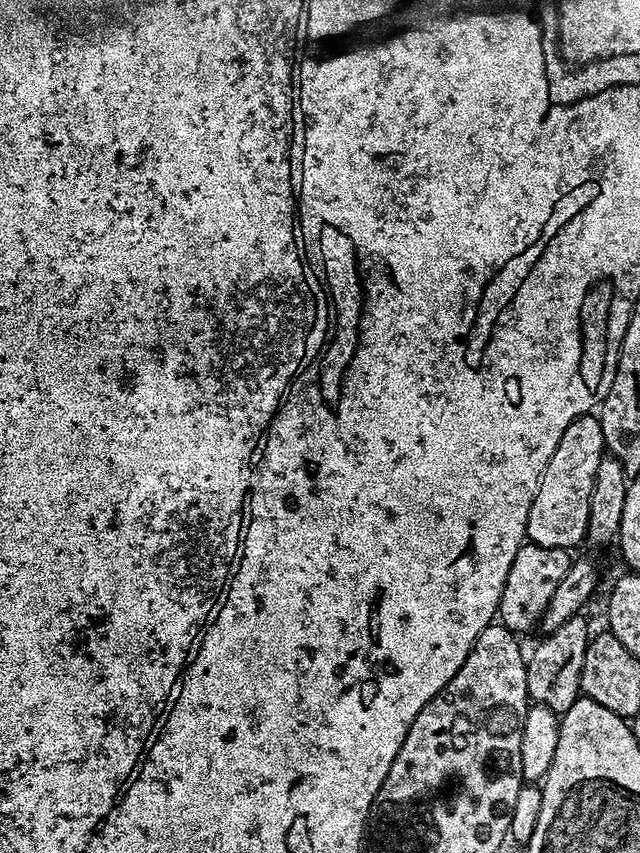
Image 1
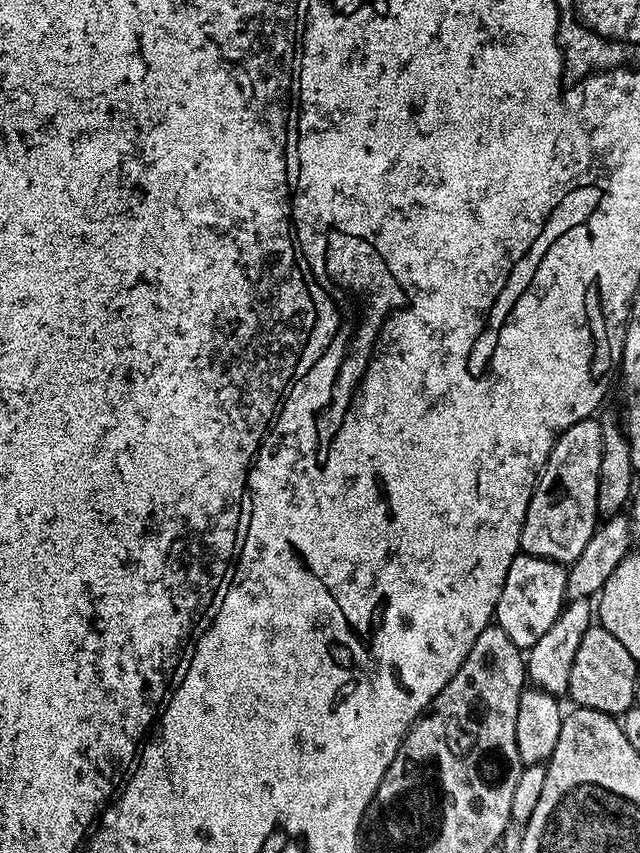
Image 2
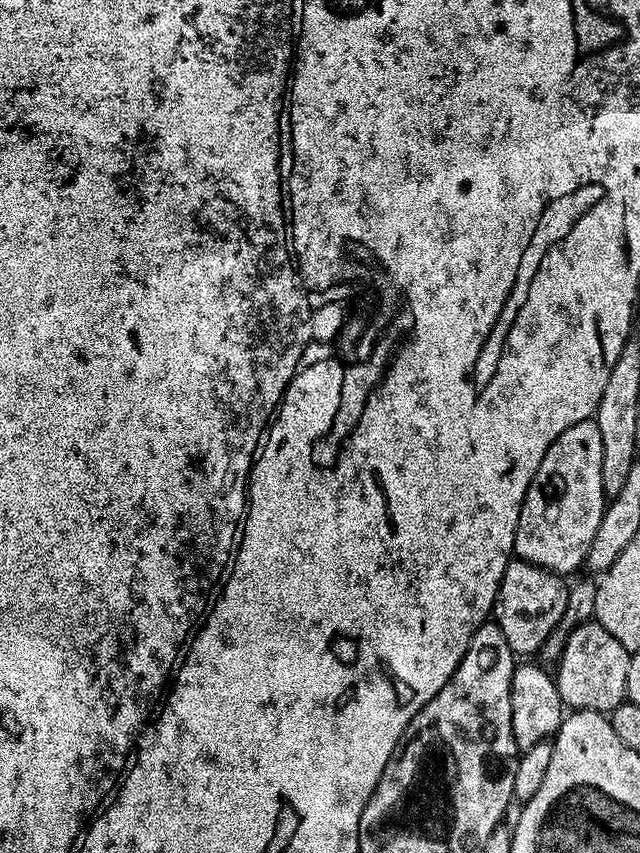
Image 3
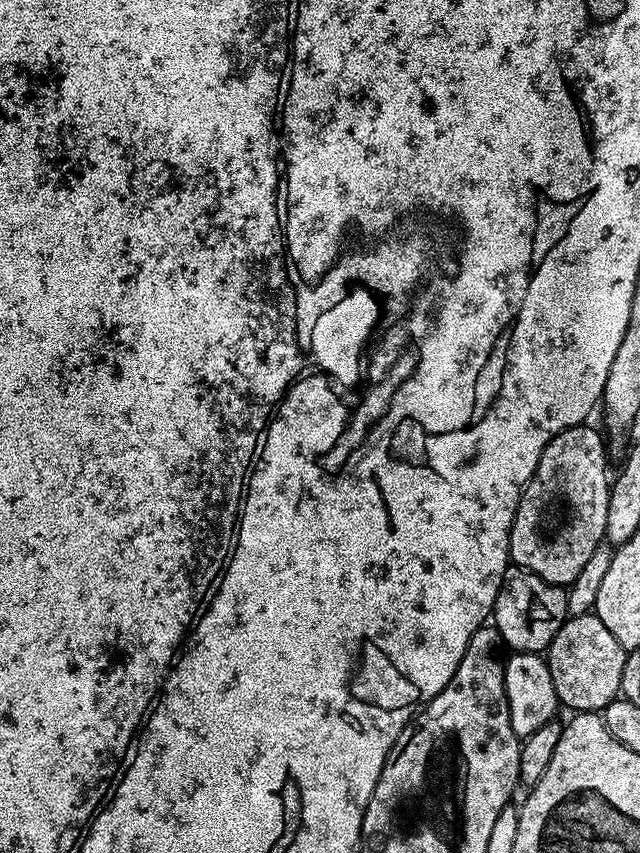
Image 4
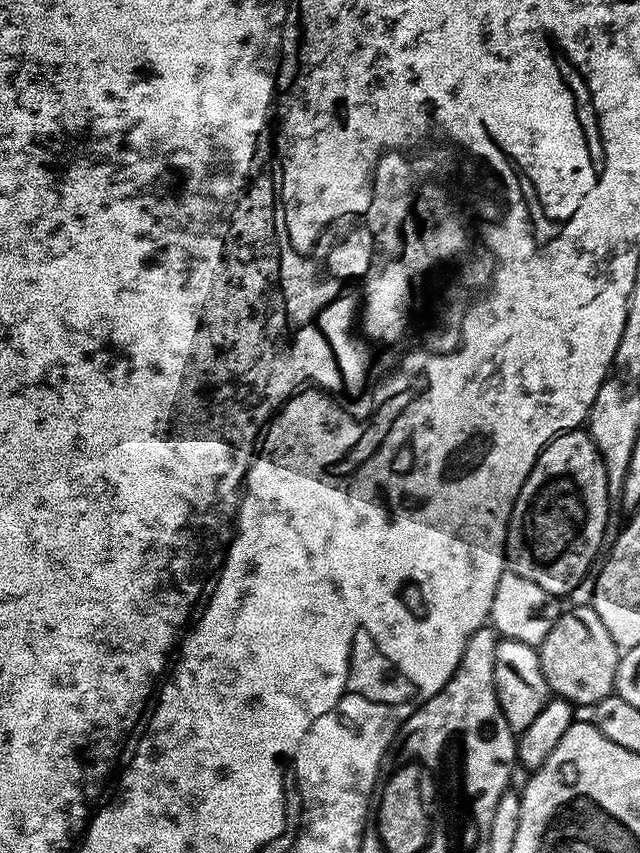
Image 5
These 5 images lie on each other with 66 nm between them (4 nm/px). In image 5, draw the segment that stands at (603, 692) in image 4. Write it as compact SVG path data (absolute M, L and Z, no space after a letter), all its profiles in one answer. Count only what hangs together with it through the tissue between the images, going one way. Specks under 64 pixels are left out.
M586 605L569 607L561 611L550 626L550 634L538 645L542 674L553 697L566 700L573 706L591 706L602 698L613 695L614 674L618 674L618 662L622 649L602 626L602 618Z

